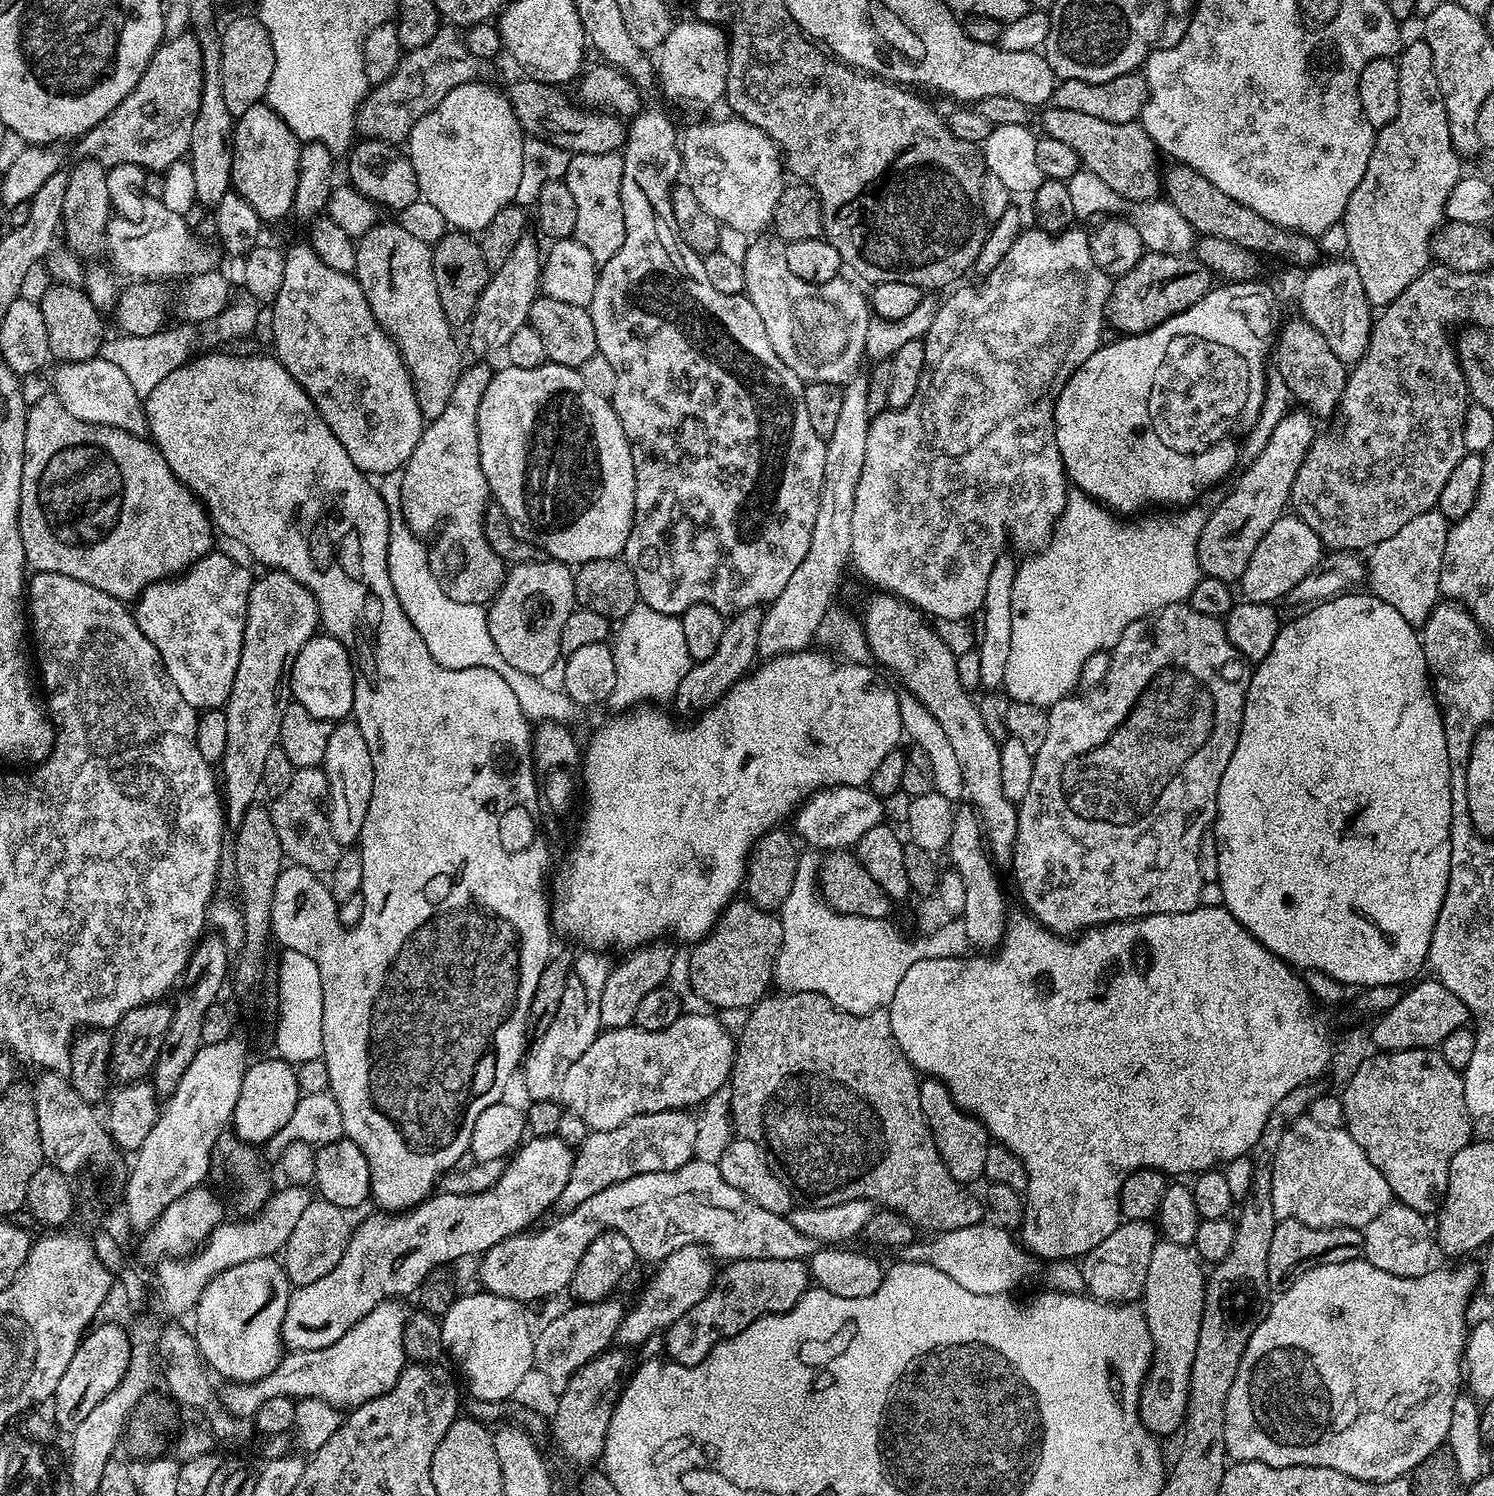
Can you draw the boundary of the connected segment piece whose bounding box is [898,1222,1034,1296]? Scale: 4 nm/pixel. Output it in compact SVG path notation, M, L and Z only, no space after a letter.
M967 1224L965 1228L953 1232L939 1233L935 1238L929 1239L932 1240L929 1244L913 1242L899 1249L899 1259L913 1264L933 1264L935 1268L942 1270L942 1274L976 1296L995 1295L999 1284L1008 1284L1011 1280L1020 1280L1023 1276L1030 1275L1034 1260L1019 1243L1016 1245L1012 1241L1007 1227L992 1224Z

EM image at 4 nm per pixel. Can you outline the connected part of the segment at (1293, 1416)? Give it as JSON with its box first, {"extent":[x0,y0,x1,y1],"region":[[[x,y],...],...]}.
{"extent":[1224,1258,1478,1480],"region":[[[1363,1258],[1320,1262],[1309,1268],[1312,1269],[1304,1273],[1301,1271],[1281,1291],[1285,1292],[1273,1302],[1272,1309],[1264,1316],[1264,1321],[1257,1328],[1255,1325],[1247,1337],[1238,1374],[1234,1374],[1234,1386],[1230,1386],[1226,1394],[1224,1452],[1232,1455],[1231,1459],[1236,1462],[1253,1460],[1275,1468],[1329,1468],[1342,1474],[1350,1474],[1359,1480],[1399,1480],[1407,1477],[1448,1439],[1452,1407],[1461,1391],[1460,1354],[1462,1356],[1466,1350],[1464,1315],[1468,1312],[1468,1299],[1471,1298],[1472,1291],[1475,1288],[1477,1291],[1478,1288],[1477,1269],[1475,1272],[1472,1268],[1440,1268],[1437,1272],[1429,1270],[1420,1276],[1395,1276],[1386,1270],[1378,1270],[1369,1260]]]}

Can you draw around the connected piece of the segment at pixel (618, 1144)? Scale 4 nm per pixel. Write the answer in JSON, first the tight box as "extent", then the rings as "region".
{"extent":[559,1110,697,1210],"region":[[[684,1110],[675,1113],[680,1123],[680,1137],[664,1137],[664,1127],[667,1126],[667,1115],[660,1114],[657,1120],[649,1124],[629,1122],[622,1128],[615,1128],[609,1132],[592,1132],[588,1134],[574,1156],[572,1173],[566,1186],[560,1194],[559,1207],[564,1210],[577,1208],[582,1202],[594,1198],[602,1190],[614,1186],[631,1176],[643,1172],[673,1172],[693,1159],[696,1151],[696,1125],[697,1121],[688,1117]]]}

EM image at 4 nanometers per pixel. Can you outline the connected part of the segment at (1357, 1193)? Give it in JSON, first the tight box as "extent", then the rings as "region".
{"extent":[1272,1118,1393,1230],"region":[[[1311,1118],[1297,1119],[1288,1125],[1281,1136],[1272,1168],[1273,1214],[1277,1221],[1297,1220],[1317,1230],[1360,1226],[1366,1220],[1364,1207],[1371,1200],[1376,1206],[1384,1206],[1393,1199],[1386,1178],[1382,1178],[1347,1130],[1327,1128]]]}

